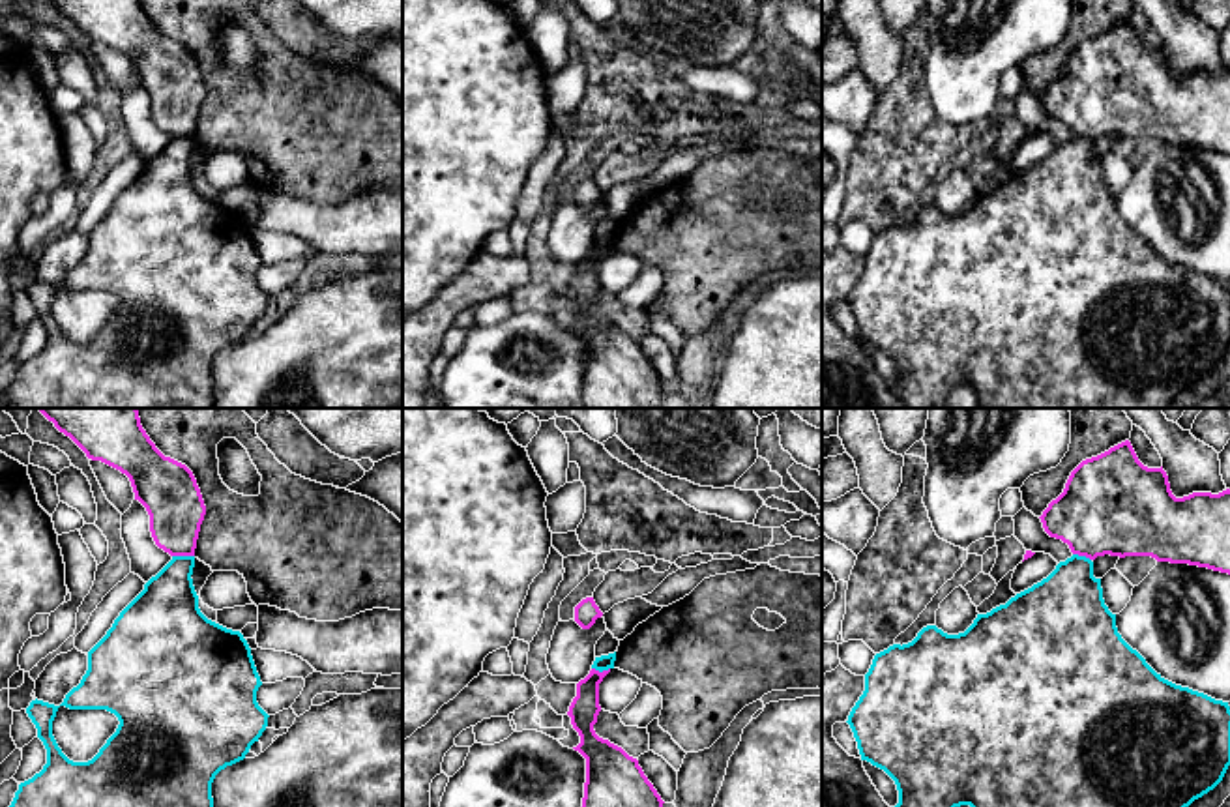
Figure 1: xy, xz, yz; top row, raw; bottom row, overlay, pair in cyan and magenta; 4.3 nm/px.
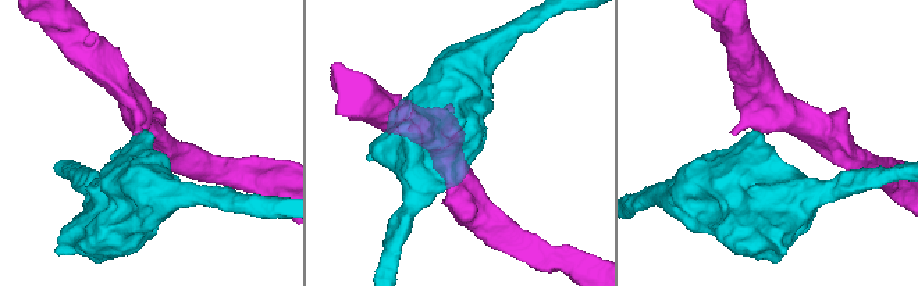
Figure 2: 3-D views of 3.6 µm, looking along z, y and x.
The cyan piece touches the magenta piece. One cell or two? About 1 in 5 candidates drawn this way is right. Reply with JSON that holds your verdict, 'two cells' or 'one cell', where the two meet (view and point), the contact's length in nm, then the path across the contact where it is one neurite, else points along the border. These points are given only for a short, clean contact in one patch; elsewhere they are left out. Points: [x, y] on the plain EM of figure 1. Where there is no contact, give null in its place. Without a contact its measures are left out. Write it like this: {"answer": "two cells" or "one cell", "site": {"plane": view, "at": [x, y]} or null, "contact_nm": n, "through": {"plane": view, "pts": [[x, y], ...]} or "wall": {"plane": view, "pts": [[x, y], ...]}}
{"answer": "two cells", "site": {"plane": "xy", "at": [184, 137]}, "contact_nm": 100, "wall": {"plane": "xy", "pts": [[173, 135], [193, 137]]}}

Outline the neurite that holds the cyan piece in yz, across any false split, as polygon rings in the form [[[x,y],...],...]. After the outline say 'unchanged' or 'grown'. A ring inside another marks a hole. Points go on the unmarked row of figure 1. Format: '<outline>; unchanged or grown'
[[[1078,135],[1060,142],[1047,159],[1017,174],[1005,185],[977,195],[964,213],[947,215],[936,206],[927,206],[912,223],[893,225],[876,234],[865,255],[865,271],[846,303],[857,322],[861,341],[884,350],[895,361],[899,384],[891,389],[906,408],[938,408],[960,386],[975,391],[979,408],[1170,408],[1185,388],[1223,361],[1230,346],[1228,283],[1176,266],[1157,255],[1118,213],[1116,195],[1103,180],[1101,159],[1093,157],[1093,142]]]; unchanged

